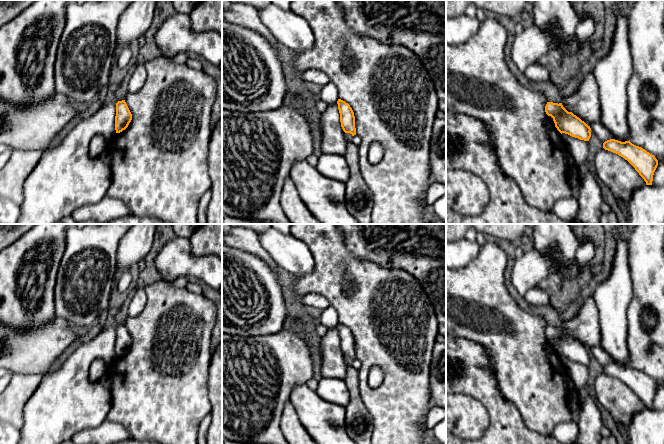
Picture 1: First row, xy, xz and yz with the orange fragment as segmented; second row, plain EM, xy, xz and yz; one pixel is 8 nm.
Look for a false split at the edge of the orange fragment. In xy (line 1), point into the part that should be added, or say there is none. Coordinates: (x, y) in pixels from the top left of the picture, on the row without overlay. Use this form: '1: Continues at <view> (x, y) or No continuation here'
1: No continuation here

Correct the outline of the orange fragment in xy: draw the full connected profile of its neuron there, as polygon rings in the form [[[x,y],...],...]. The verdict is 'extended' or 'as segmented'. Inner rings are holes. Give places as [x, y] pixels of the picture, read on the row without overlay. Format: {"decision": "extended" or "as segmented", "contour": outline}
{"decision": "as segmented", "contour": [[[125,324],[116,327],[115,354],[120,357],[125,354],[132,344],[132,338]]]}

